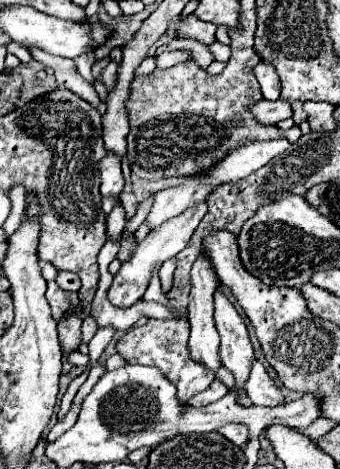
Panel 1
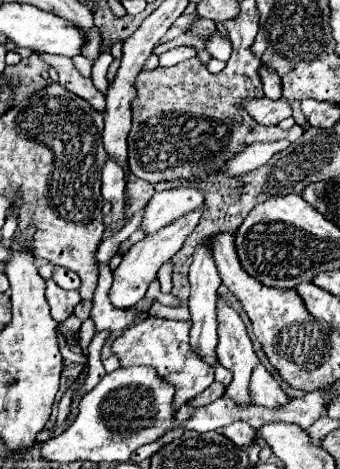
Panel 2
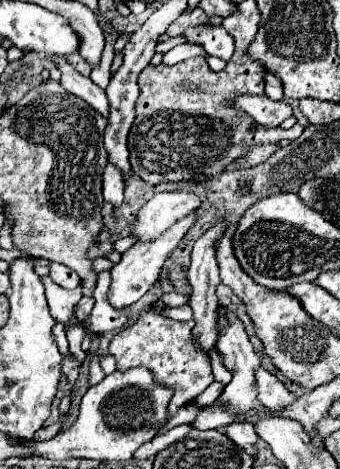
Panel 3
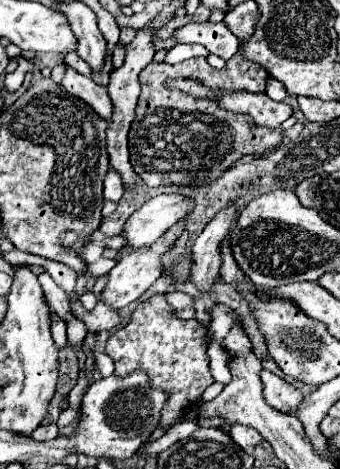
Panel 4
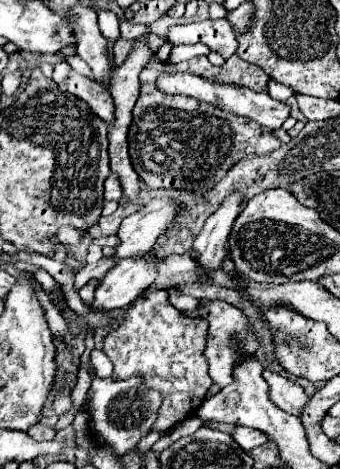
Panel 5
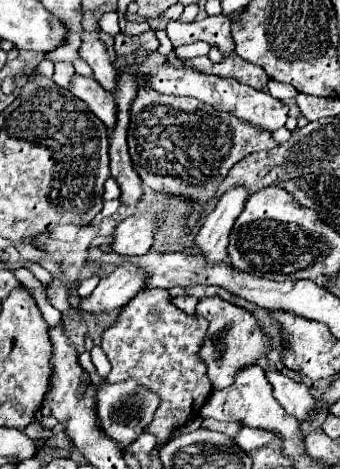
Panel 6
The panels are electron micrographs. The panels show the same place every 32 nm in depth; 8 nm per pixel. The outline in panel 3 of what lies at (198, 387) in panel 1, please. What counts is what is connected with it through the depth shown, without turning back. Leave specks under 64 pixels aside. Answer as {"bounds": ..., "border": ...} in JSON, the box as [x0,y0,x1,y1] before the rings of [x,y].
{"bounds":[108,298,214,420],"border":[[[156,298],[150,304],[150,308],[138,314],[136,322],[122,328],[110,340],[108,352],[110,356],[116,358],[116,370],[126,372],[130,368],[144,366],[152,372],[156,384],[174,390],[166,416],[166,420],[170,420],[178,414],[182,406],[192,404],[196,396],[200,396],[214,382],[214,376],[210,370],[210,358],[204,356],[204,352],[200,352],[200,344],[192,340],[192,320],[190,322],[170,320],[168,316],[162,316],[162,308],[166,308],[166,304],[160,298]]]}

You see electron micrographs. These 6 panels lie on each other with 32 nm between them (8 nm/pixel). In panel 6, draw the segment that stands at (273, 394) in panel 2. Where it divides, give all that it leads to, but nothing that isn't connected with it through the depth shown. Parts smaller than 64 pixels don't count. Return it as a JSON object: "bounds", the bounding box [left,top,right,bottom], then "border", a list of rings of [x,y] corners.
{"bounds":[266,372,316,422],"border":[[[266,372],[268,382],[274,388],[274,398],[282,404],[282,408],[290,414],[296,416],[302,422],[308,420],[308,414],[314,410],[316,398],[308,390],[308,386],[294,382],[292,378],[280,374],[280,372]]]}

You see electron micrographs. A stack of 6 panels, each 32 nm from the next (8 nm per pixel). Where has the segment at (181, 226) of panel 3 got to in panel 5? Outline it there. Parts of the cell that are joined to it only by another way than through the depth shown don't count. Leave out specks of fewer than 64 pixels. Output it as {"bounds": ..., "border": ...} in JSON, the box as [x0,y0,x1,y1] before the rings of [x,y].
{"bounds":[88,254,156,310],"border":[[[148,254],[132,256],[120,260],[100,282],[94,292],[94,302],[88,306],[90,310],[116,310],[126,308],[136,300],[142,292],[150,288],[156,278],[156,268],[148,264]]]}

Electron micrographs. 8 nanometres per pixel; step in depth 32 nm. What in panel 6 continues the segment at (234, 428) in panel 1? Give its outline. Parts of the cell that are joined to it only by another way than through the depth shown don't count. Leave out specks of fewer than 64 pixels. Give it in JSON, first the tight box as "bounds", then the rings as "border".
{"bounds":[236,426,276,452],"border":[[[244,426],[240,430],[240,434],[236,436],[236,444],[244,450],[244,452],[250,452],[250,450],[256,450],[256,448],[262,448],[270,442],[274,442],[276,436],[272,436],[272,432],[264,430],[264,428],[248,428]]]}

